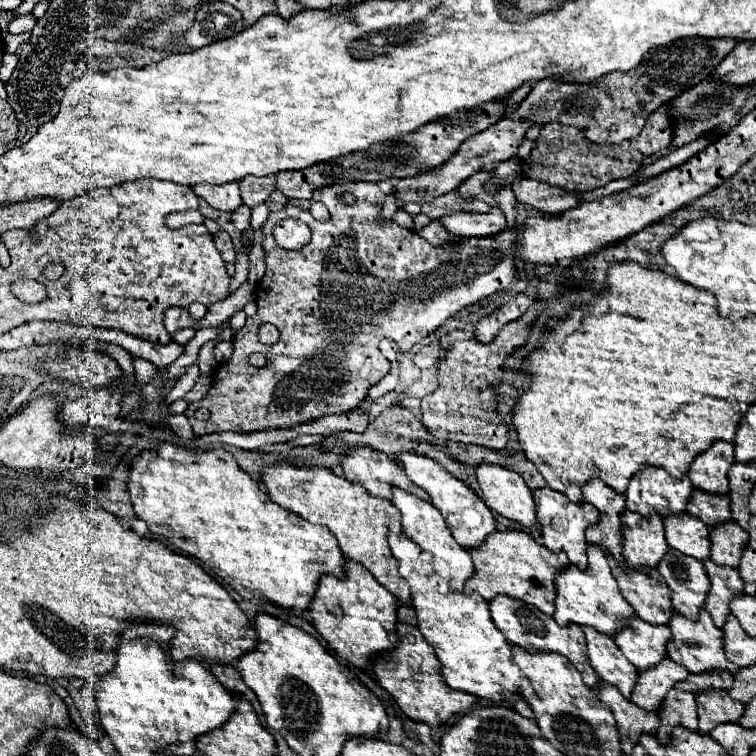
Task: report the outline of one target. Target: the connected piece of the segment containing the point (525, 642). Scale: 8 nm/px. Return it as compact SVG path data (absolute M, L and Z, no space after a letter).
M496 595L490 601L490 613L492 613L492 621L496 623L496 627L504 633L504 637L514 643L520 645L524 649L542 649L542 651L554 651L560 653L564 657L570 659L572 665L576 665L582 671L582 679L588 687L598 685L598 675L594 673L594 669L588 665L588 657L586 657L586 641L584 641L584 633L578 625L566 625L560 627L552 617L544 615L538 607L528 605L524 601L518 601L514 597L506 597L506 595Z

